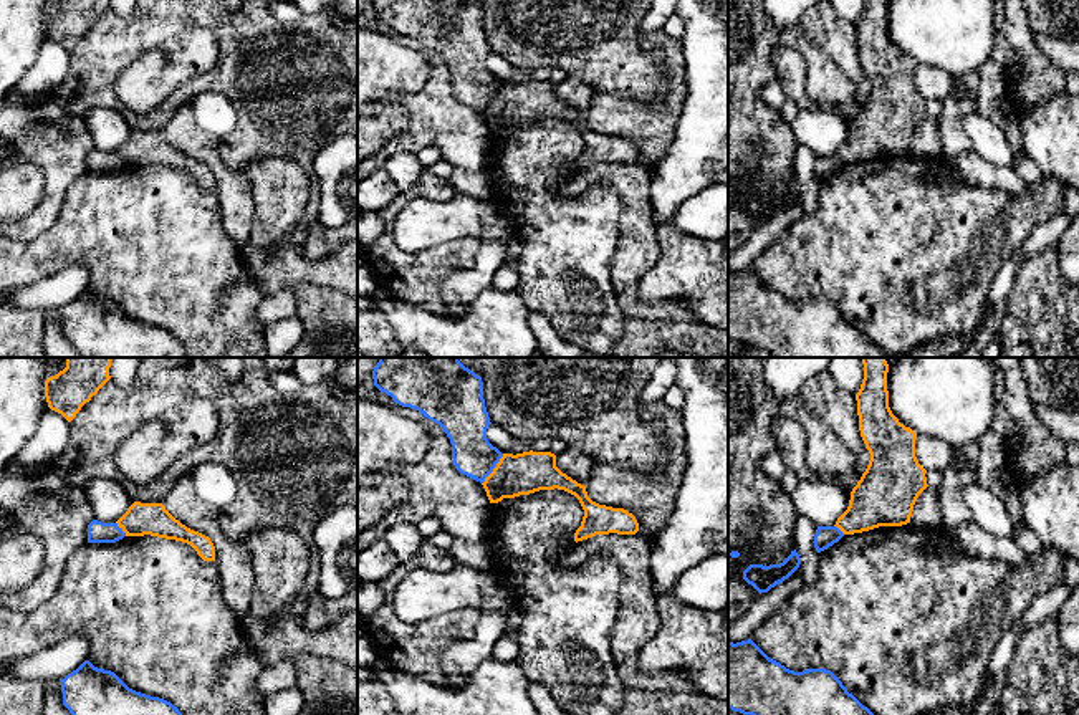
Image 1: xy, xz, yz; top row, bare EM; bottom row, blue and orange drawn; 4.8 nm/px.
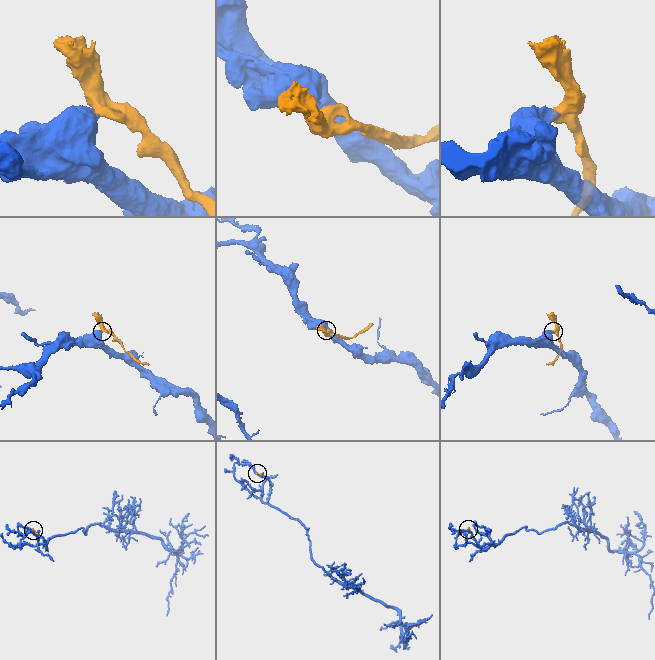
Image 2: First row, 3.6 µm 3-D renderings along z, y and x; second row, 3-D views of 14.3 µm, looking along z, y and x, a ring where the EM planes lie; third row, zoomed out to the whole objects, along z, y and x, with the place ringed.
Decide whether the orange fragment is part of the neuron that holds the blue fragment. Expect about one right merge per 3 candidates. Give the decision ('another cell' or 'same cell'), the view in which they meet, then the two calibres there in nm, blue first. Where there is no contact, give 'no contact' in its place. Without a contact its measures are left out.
another cell | xz | 220/200 nm

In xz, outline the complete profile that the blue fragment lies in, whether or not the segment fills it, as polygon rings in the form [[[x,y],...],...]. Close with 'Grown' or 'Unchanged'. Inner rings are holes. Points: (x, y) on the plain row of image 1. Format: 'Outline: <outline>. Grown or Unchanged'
Outline: [[[372,0],[372,8],[396,33],[439,53],[450,68],[455,98],[485,111],[503,83],[487,68],[492,51],[480,5],[473,0]]]. Unchanged

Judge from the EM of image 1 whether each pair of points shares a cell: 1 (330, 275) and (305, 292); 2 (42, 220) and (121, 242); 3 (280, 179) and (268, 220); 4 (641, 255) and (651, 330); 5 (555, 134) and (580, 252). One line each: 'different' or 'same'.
1: different
2: different
3: same
4: same
5: same

